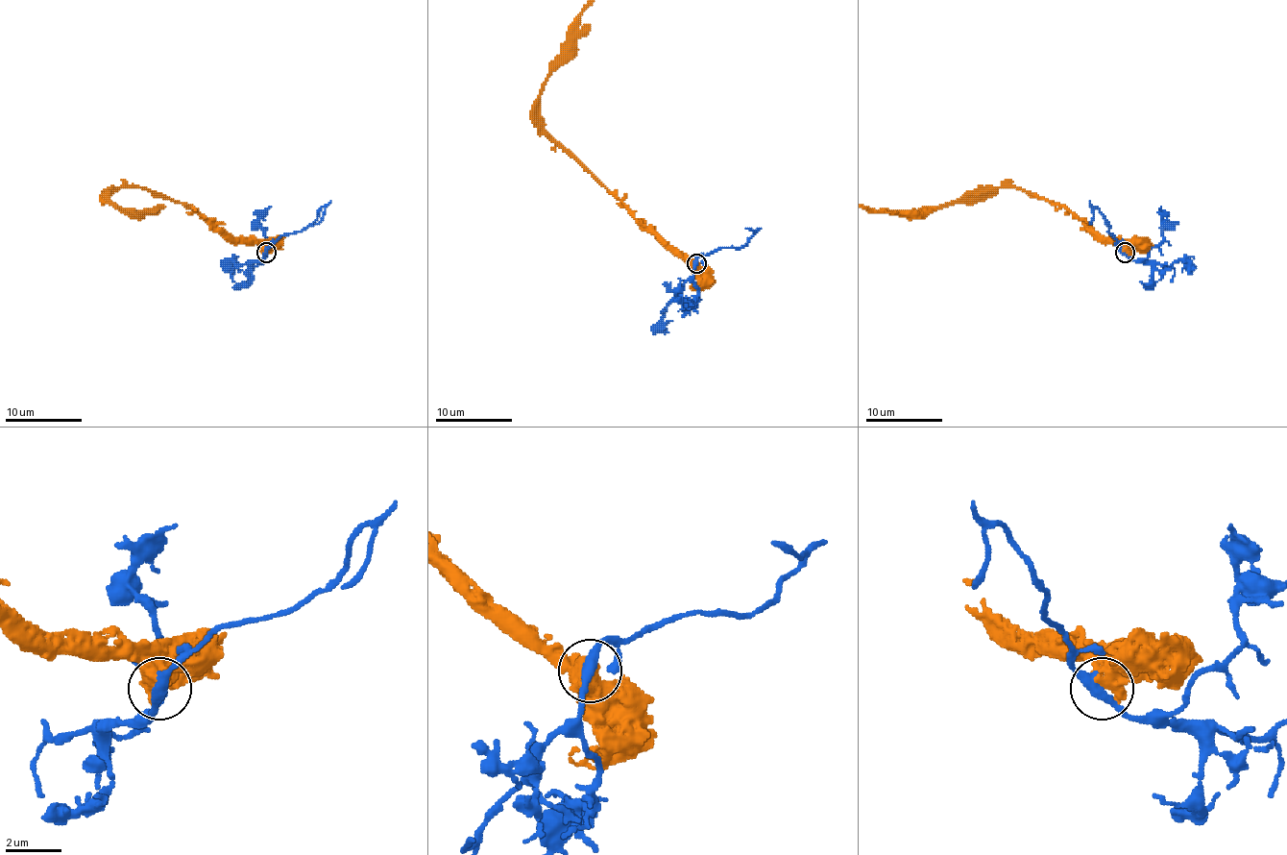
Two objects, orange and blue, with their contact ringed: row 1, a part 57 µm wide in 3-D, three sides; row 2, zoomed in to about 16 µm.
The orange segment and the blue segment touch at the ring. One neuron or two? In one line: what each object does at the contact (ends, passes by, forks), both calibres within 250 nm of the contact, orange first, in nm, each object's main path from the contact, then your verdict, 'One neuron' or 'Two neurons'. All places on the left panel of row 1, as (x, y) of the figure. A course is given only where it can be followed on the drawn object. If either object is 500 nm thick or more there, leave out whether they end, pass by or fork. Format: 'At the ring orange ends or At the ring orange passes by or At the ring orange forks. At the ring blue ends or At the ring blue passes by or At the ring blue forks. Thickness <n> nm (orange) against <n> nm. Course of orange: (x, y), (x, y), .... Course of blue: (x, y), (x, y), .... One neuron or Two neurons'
Thickness 750 nm (orange) against 360 nm. Course of blue: (265, 253), (282, 235), (296, 233), (311, 224), (323, 207), (325, 214), (315, 224). Two neurons

